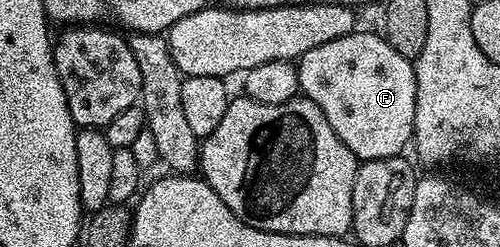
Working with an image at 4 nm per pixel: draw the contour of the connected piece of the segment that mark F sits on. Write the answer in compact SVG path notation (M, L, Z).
M354 31L339 39L331 39L331 43L323 43L323 47L311 47L296 62L300 92L308 100L313 101L327 115L327 123L347 143L347 147L361 161L371 159L387 159L404 154L413 139L415 123L415 71L414 62L410 58L399 55L395 47L391 47L384 36L373 33Z

